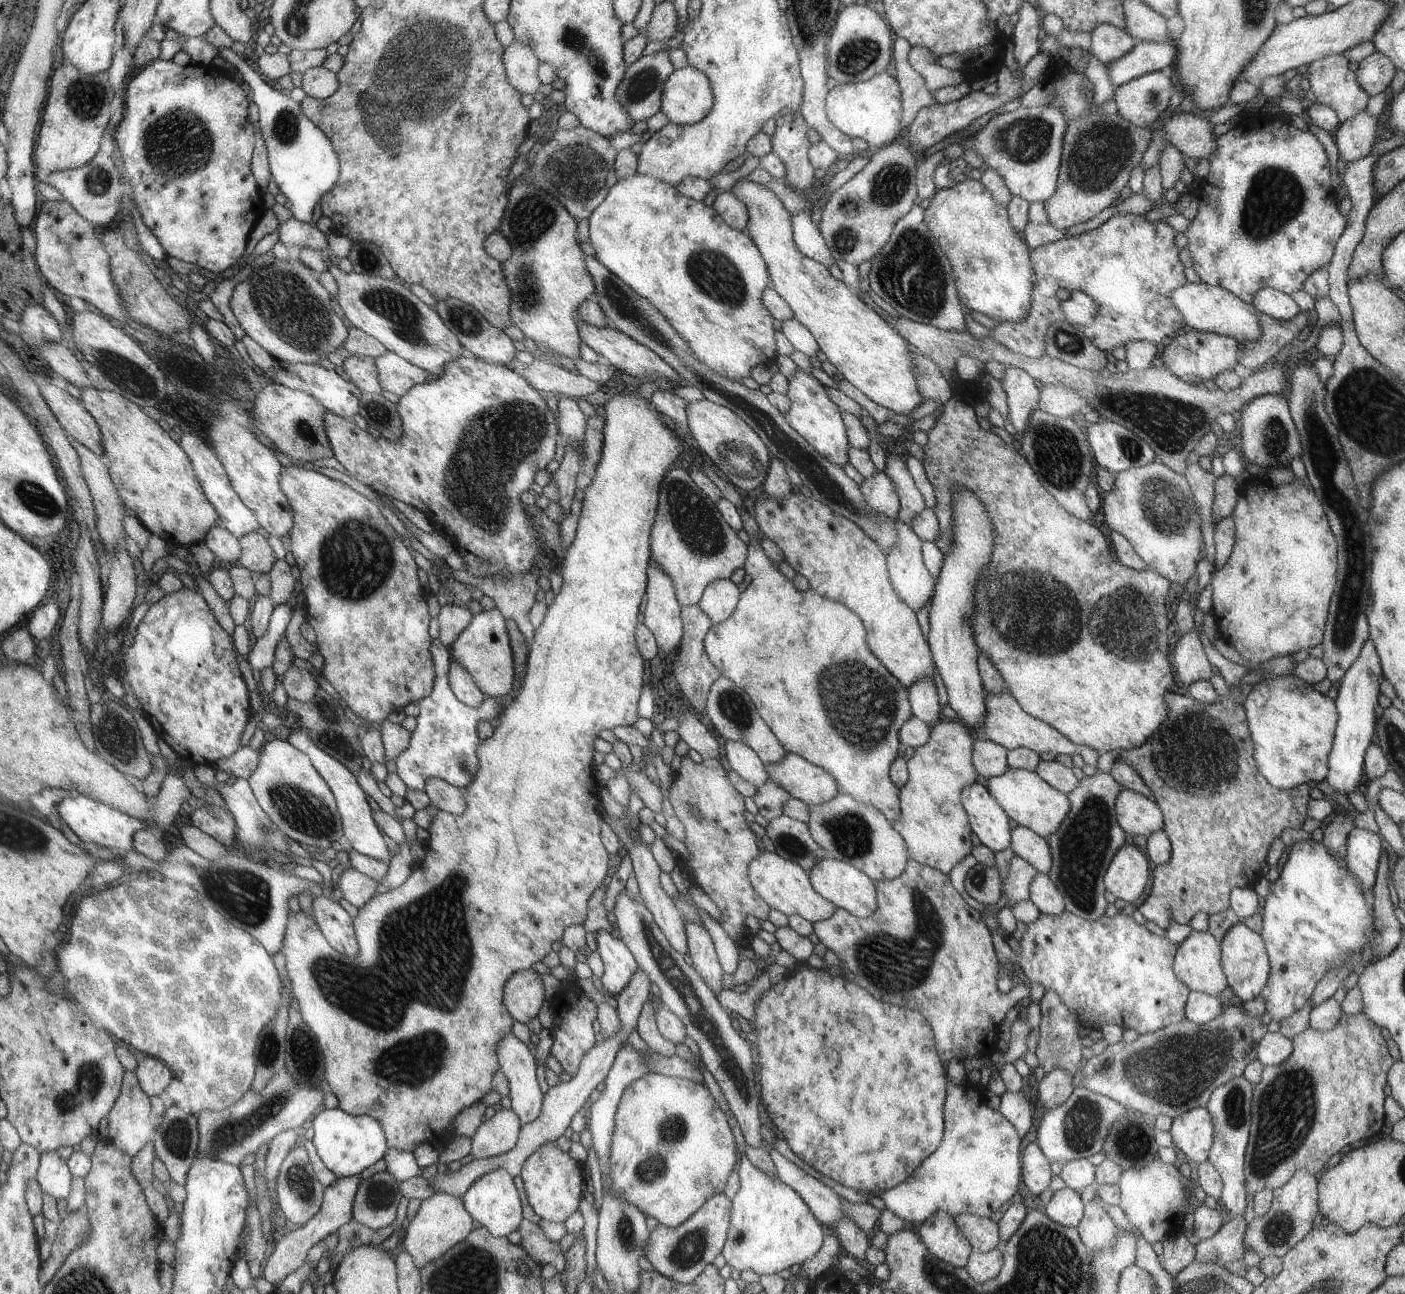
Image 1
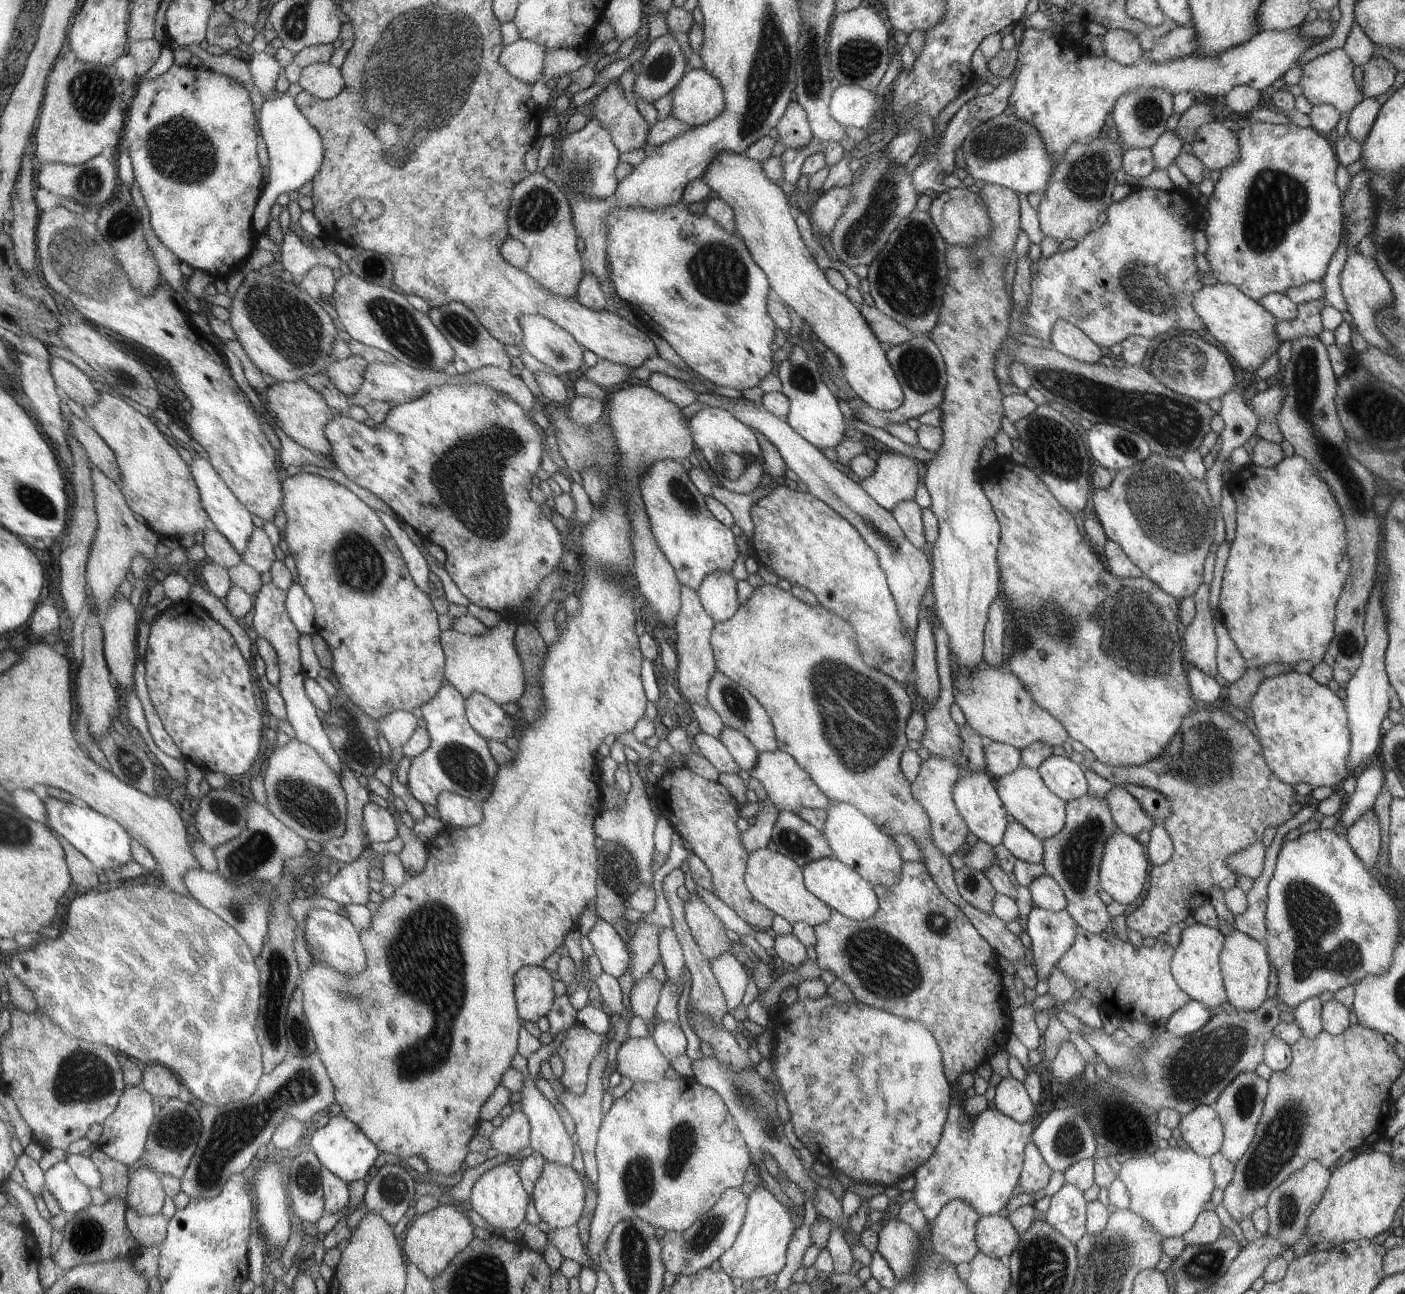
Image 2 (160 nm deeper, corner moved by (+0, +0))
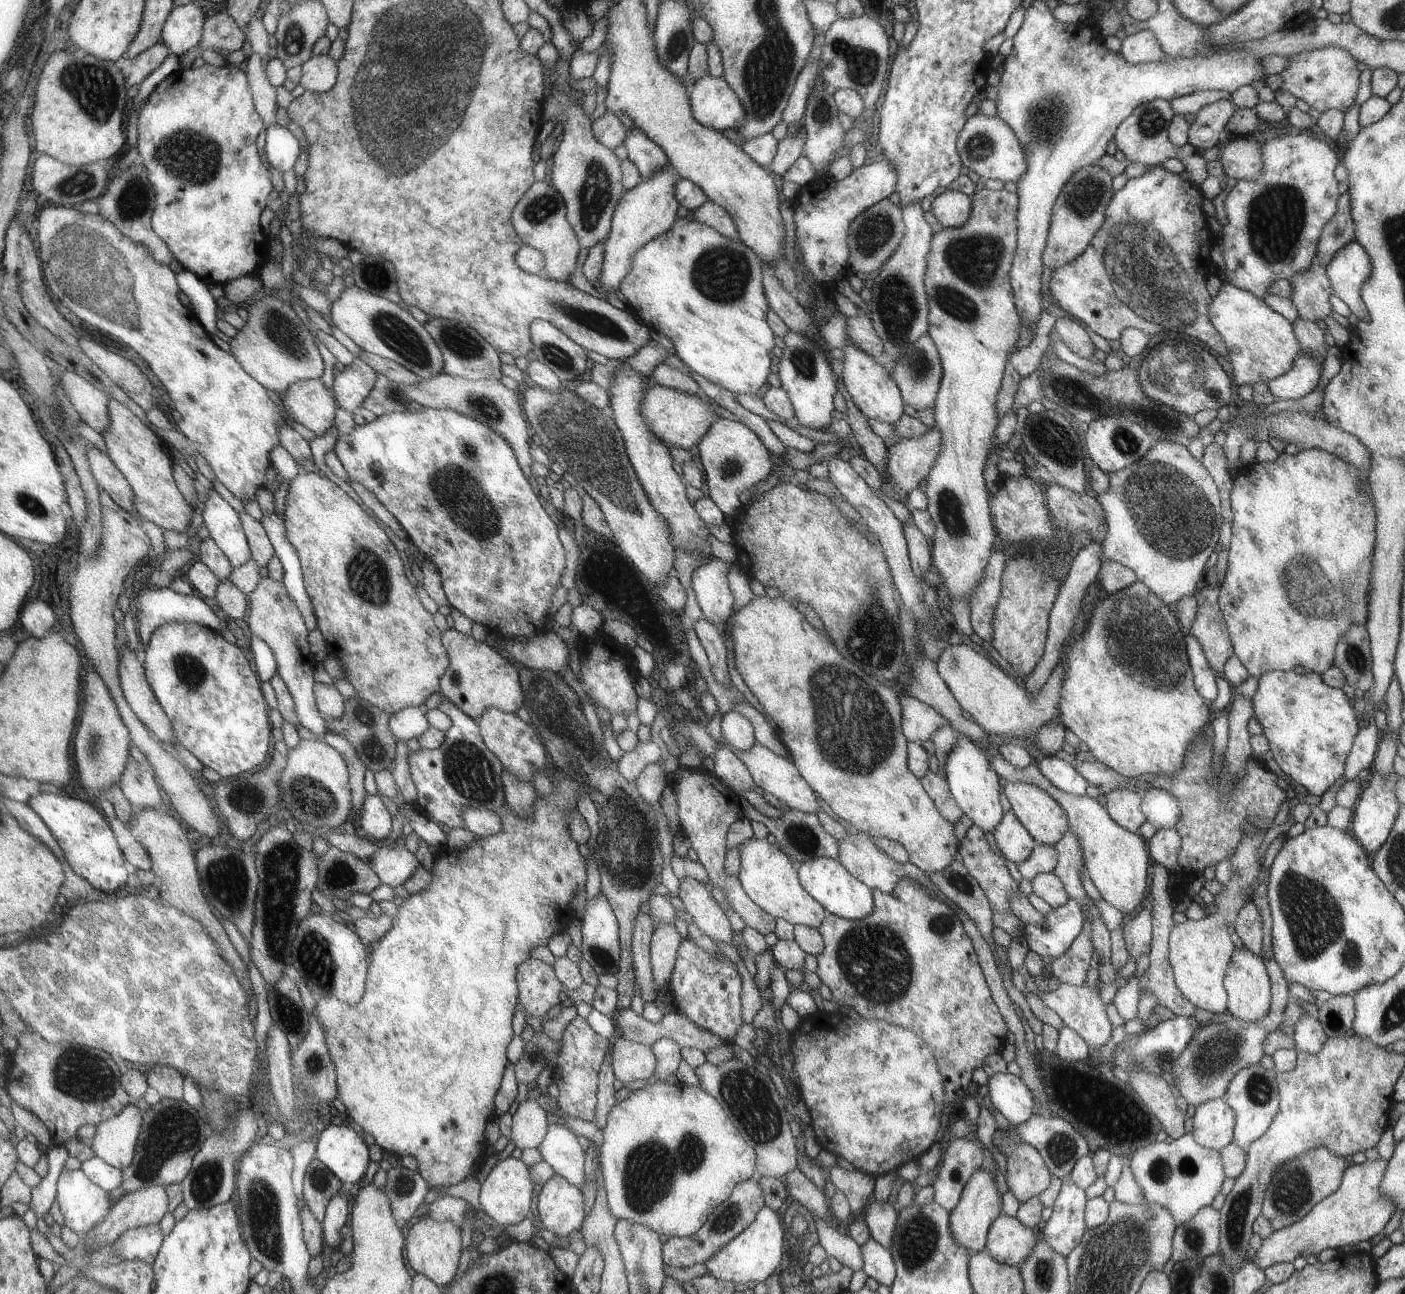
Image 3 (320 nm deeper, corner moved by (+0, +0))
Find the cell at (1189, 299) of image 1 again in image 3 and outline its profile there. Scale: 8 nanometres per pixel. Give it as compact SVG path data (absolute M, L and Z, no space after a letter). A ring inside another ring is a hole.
M1223 283L1211 300L1209 316L1211 324L1226 344L1226 361L1231 366L1231 374L1237 387L1241 384L1255 387L1257 383L1267 383L1291 369L1299 351L1293 325L1269 308L1261 297Z

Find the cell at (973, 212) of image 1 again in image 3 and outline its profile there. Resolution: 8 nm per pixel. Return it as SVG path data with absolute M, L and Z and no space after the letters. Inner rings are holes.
M944 190L930 201L931 213L945 228L957 228L971 216L971 198L955 190Z

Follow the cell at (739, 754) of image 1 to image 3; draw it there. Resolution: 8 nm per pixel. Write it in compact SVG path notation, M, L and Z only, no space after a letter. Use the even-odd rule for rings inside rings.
M733 710L722 714L720 730L727 747L731 746L739 752L747 752L755 743L751 724Z

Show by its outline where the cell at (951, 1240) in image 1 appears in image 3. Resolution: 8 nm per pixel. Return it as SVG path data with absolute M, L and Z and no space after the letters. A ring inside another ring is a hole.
M977 1170L971 1176L962 1192L961 1199L954 1208L951 1208L950 1216L947 1218L951 1238L957 1242L957 1246L963 1246L969 1254L982 1251L986 1247L987 1228L990 1228L994 1220L998 1219L998 1215L1002 1213L1001 1208L1002 1198L997 1192L995 1181L987 1172Z

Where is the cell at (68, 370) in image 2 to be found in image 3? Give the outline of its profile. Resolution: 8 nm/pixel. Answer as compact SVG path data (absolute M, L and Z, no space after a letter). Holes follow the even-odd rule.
M64 370L60 374L60 379L67 398L71 400L71 404L79 412L82 420L101 435L107 432L111 426L111 420L109 420L111 397L75 372Z

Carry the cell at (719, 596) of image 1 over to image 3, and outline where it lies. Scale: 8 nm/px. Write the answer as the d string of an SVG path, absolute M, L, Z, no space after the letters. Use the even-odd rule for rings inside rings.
M713 558L695 568L690 581L703 619L719 627L724 626L732 615L733 596L727 588L727 576L725 576L725 568L728 570L730 565L719 558Z

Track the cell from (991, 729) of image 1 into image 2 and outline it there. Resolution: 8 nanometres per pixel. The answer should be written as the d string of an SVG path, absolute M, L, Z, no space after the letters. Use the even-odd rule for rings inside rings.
M983 664L973 672L956 670L952 674L952 686L954 702L965 716L966 724L986 742L1007 744L1021 751L1035 742L1043 742L1049 748L1062 746L1068 738L1062 724L1049 712L1039 708L1017 676L1009 671L987 668Z

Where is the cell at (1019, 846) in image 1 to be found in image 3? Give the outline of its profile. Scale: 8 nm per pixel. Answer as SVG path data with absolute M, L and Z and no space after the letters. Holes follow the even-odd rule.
M1010 810L1003 814L992 834L999 852L1003 852L1005 859L1015 865L1027 860L1039 845Z

